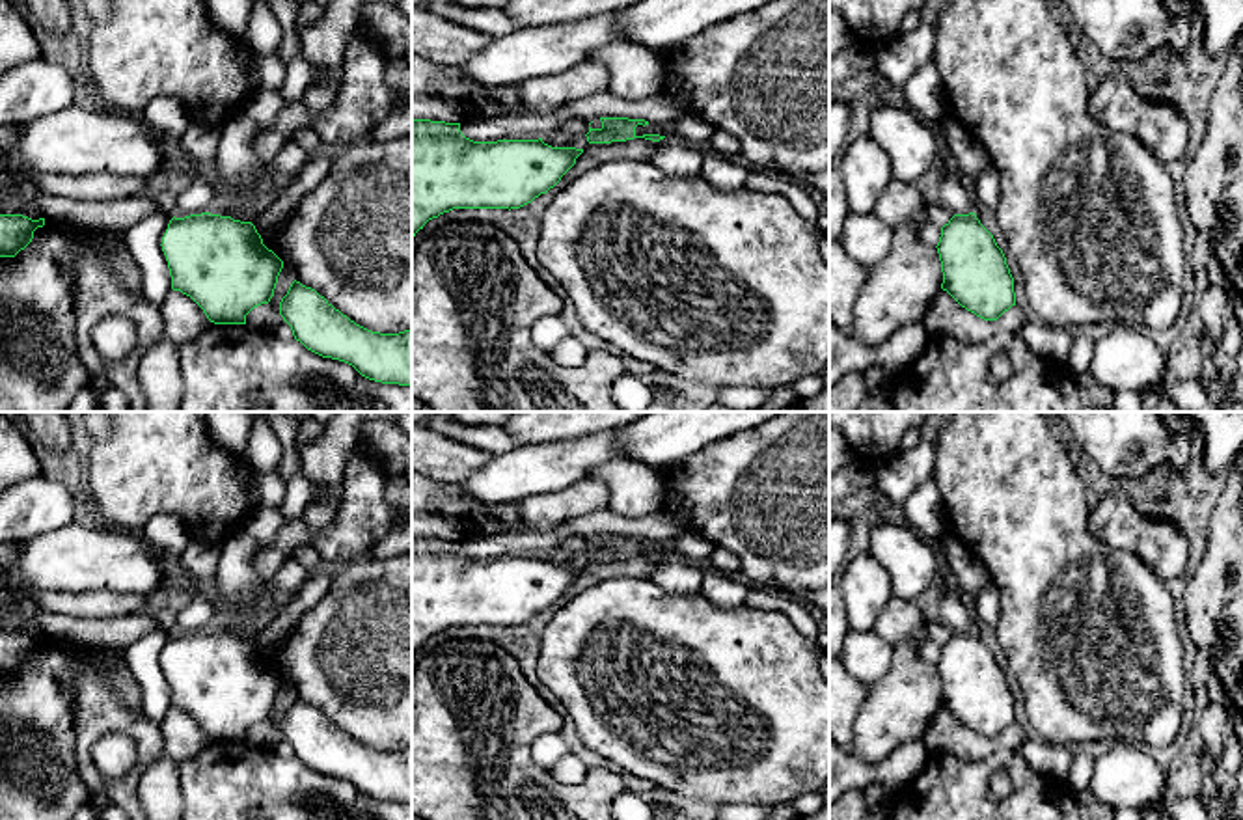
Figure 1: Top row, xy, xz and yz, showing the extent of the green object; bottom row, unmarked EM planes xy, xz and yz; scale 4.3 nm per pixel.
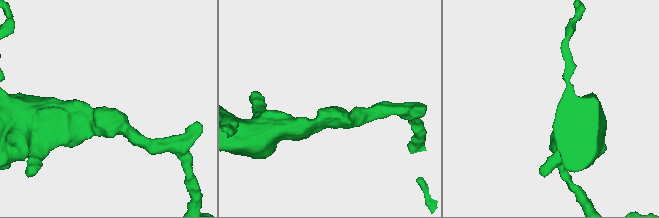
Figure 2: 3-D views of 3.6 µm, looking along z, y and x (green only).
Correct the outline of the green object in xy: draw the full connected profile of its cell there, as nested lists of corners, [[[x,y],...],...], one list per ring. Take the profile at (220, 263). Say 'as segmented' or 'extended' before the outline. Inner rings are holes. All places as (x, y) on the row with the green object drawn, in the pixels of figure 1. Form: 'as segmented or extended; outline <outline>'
as segmented; outline [[[173,216],[160,246],[171,289],[190,296],[214,324],[246,324],[246,315],[274,296],[283,268],[255,226],[231,216]]]

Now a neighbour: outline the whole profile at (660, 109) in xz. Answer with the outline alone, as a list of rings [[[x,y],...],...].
[[[602,91],[548,114],[522,110],[509,116],[462,119],[460,132],[473,142],[539,140],[553,130],[561,130],[568,117],[580,117],[589,123],[600,117],[628,117],[660,125],[673,123],[686,114],[684,102],[665,91],[635,102]]]

